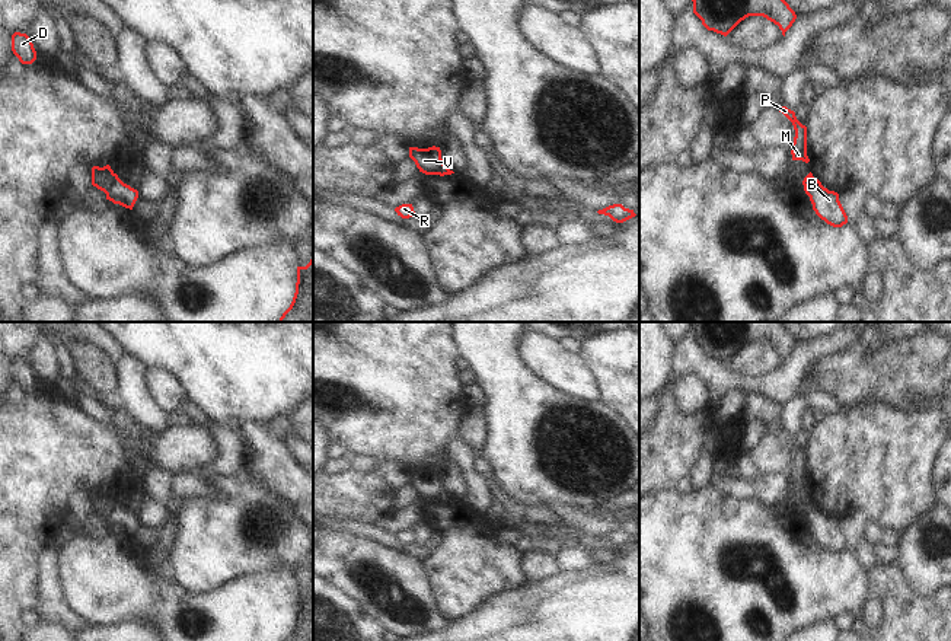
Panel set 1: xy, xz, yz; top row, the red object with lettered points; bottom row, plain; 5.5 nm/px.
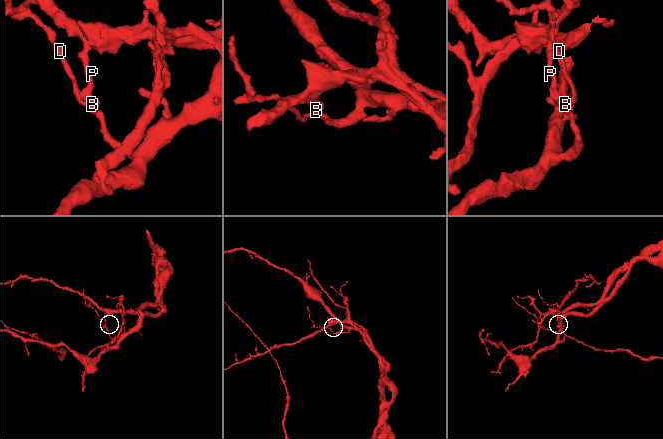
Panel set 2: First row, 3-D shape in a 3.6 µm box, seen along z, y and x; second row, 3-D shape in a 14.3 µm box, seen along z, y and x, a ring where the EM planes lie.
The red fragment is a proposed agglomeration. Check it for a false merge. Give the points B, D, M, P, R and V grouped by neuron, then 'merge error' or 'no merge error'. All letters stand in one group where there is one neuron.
B D R / M P V; merge error

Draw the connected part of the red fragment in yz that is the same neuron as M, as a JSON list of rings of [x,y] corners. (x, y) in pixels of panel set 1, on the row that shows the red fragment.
[[[778,106],[778,109],[792,122],[795,130],[795,137],[791,150],[792,160],[802,160],[808,163],[810,159],[807,156],[807,127],[797,119],[794,111],[788,109],[786,106]]]

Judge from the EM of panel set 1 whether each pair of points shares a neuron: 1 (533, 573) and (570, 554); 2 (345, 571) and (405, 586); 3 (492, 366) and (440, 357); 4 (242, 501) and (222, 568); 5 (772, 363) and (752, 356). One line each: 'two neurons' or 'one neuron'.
1: two neurons
2: one neuron
3: two neurons
4: one neuron
5: one neuron

